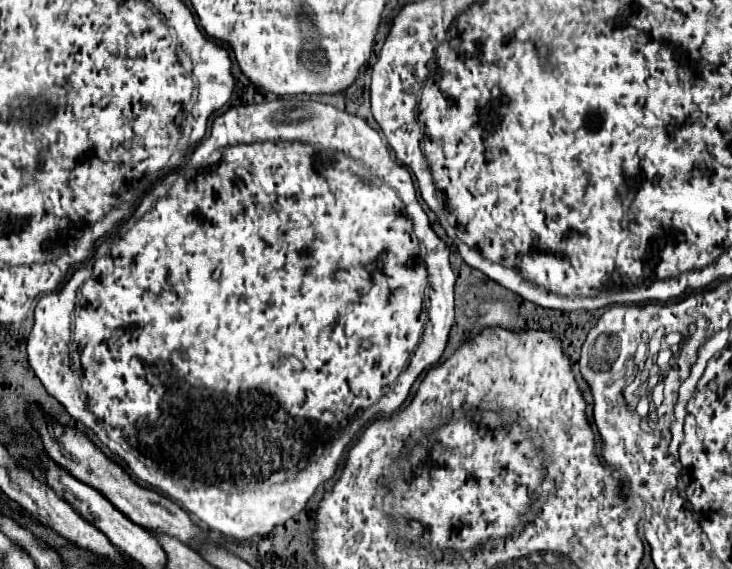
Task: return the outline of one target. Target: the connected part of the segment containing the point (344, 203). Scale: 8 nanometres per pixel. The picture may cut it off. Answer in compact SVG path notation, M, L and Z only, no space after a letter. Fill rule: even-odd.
M275 99L257 105L231 107L223 115L215 117L211 137L193 151L193 155L209 157L203 163L189 159L187 165L169 173L169 183L165 183L165 195L161 195L161 199L159 183L153 185L131 219L123 221L127 225L121 225L111 237L107 237L93 257L73 271L59 293L43 297L43 301L51 301L49 307L53 309L35 309L35 319L37 311L41 317L35 323L43 327L43 333L41 337L37 337L35 331L29 333L27 355L31 369L47 393L55 397L75 421L93 429L95 435L115 455L119 455L141 481L149 483L175 503L181 503L183 510L203 521L206 525L203 531L208 535L251 539L251 535L271 533L273 527L285 523L283 519L291 519L301 513L315 489L335 475L345 447L359 435L361 427L379 415L391 415L397 411L421 371L437 365L447 345L447 335L455 315L455 275L449 263L449 247L431 229L429 217L417 201L407 167L397 160L376 121L375 127L369 127L363 117L346 112L345 107L323 105L317 101ZM79 289L81 337L75 329L75 321L79 319L79 315L75 315Z

